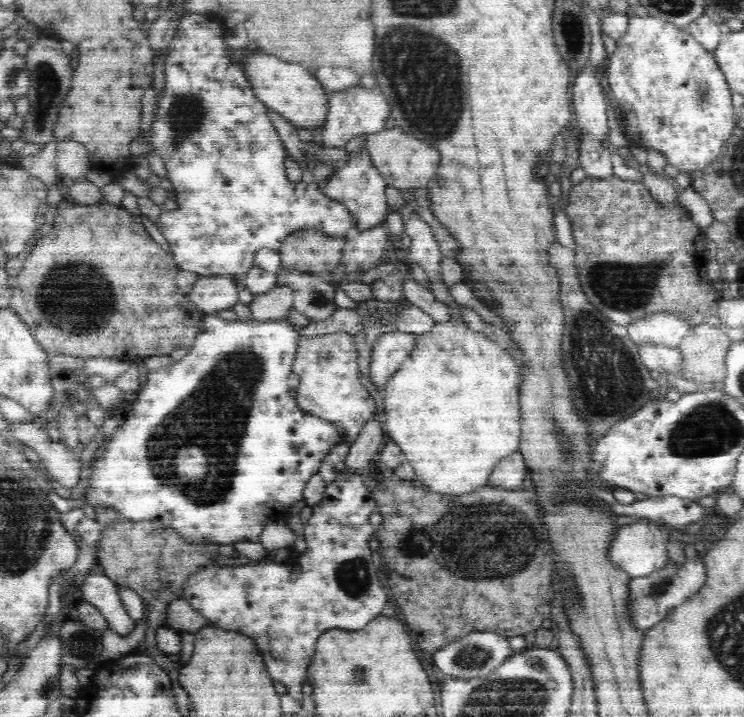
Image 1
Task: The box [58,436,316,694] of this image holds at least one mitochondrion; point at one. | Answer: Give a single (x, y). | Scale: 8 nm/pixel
(83, 638)

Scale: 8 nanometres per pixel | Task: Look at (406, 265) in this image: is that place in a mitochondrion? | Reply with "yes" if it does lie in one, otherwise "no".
no

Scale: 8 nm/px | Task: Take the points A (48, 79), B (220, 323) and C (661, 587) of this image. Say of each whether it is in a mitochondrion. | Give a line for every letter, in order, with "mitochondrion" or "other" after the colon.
A: mitochondrion
B: other
C: mitochondrion

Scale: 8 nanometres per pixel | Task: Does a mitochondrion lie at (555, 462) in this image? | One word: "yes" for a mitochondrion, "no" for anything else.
no

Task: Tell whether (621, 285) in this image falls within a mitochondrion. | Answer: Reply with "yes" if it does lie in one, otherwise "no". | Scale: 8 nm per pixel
yes

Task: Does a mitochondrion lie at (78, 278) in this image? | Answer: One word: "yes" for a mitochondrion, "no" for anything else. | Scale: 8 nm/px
yes

